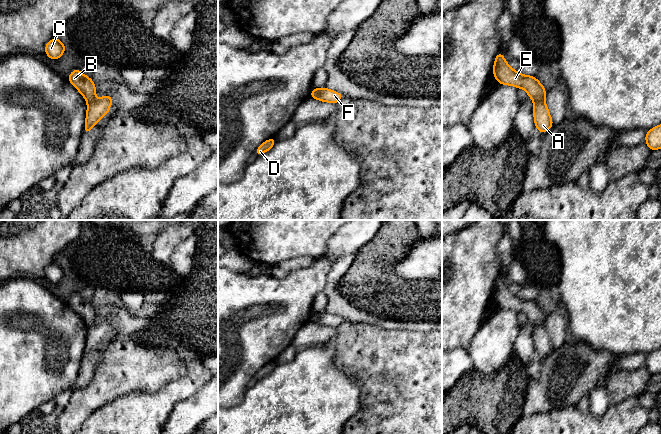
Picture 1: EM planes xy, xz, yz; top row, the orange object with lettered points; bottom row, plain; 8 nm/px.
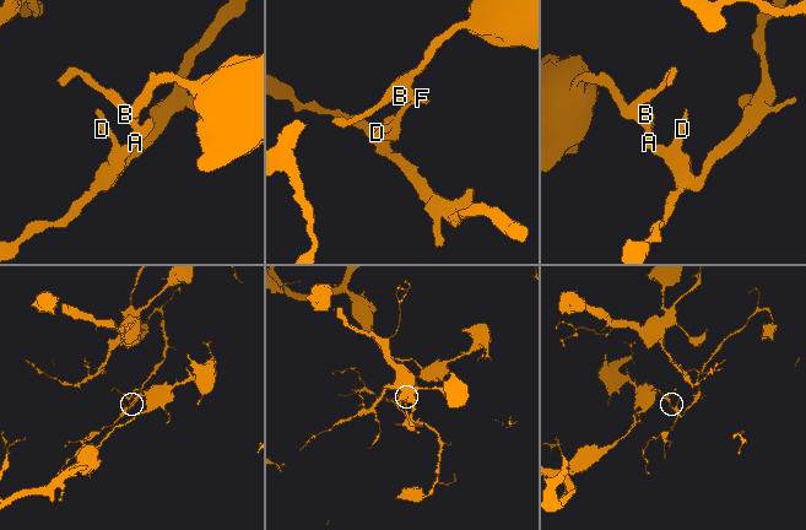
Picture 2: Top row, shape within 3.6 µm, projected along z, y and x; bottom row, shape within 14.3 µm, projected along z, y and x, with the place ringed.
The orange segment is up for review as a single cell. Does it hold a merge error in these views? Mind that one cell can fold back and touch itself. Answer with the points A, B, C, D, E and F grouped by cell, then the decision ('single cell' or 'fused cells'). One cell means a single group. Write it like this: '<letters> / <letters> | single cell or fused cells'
A D F / B C E | fused cells

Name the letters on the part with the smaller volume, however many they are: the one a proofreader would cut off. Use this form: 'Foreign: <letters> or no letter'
Foreign: A, D, F

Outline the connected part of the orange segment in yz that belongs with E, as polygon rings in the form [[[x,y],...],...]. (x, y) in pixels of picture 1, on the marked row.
[[[501,51],[495,57],[493,74],[499,84],[523,88],[534,102],[545,101],[547,91],[538,79],[535,76],[520,74],[512,69]]]

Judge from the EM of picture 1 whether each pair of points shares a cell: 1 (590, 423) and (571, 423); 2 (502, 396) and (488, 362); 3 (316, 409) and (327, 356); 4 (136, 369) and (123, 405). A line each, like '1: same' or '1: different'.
1: same
2: different
3: same
4: different

